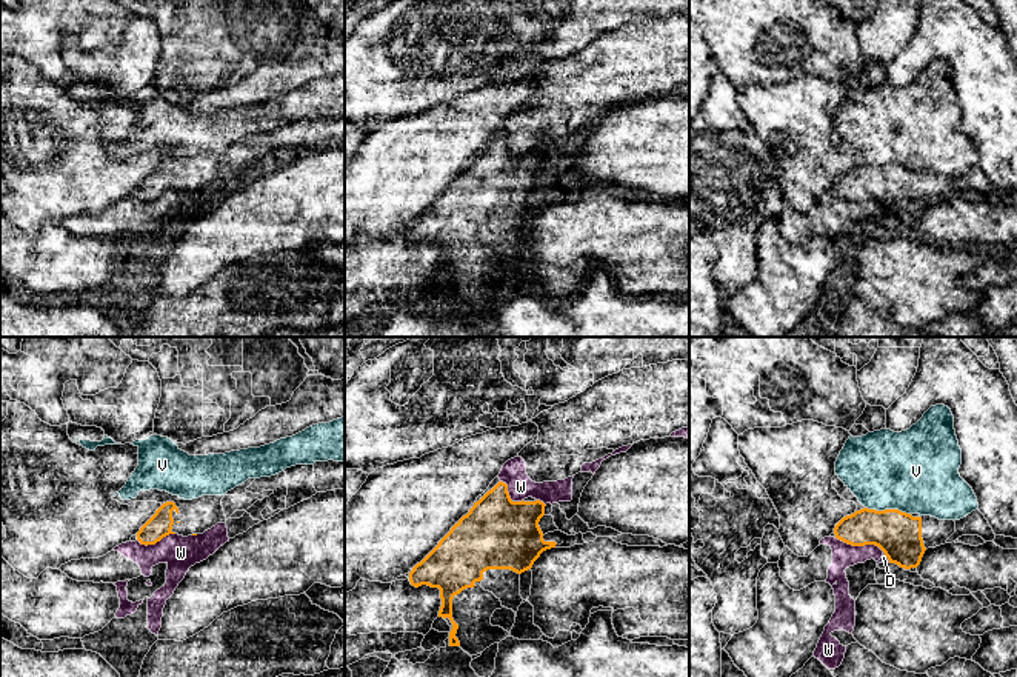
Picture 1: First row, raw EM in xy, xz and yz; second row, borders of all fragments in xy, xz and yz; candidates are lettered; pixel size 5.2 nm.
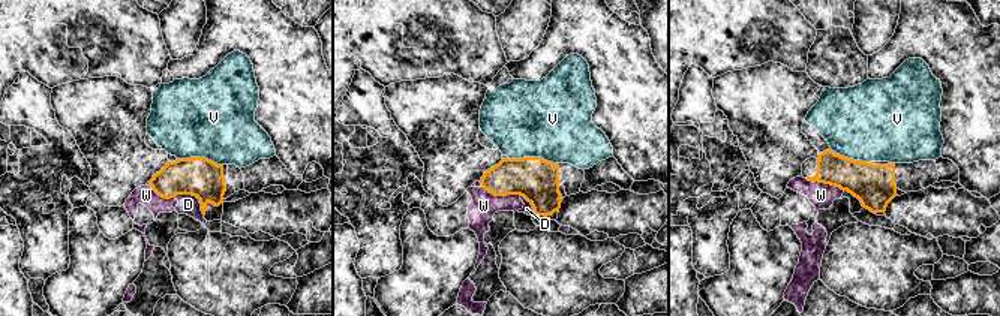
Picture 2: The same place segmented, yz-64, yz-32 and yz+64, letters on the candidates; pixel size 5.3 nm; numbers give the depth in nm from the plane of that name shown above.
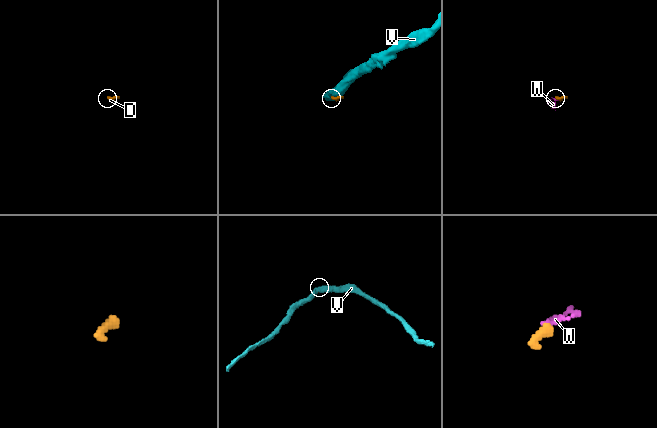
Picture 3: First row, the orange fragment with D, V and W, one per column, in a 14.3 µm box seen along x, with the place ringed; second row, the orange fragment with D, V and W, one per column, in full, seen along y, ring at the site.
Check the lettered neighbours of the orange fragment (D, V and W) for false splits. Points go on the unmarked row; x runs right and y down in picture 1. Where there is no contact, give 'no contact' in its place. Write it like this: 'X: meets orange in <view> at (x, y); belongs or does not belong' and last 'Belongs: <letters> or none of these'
D: meets orange in yz at (886, 211); does not belong
V: meets orange in yz at (888, 165); does not belong
W: meets orange in yz at (859, 200); does not belong
Belongs: none of these

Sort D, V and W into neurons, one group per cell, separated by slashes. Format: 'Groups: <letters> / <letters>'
Groups: D W / V

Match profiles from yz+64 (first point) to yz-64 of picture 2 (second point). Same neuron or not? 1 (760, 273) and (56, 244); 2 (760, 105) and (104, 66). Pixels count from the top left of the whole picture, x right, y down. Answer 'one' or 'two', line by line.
1: two
2: two

